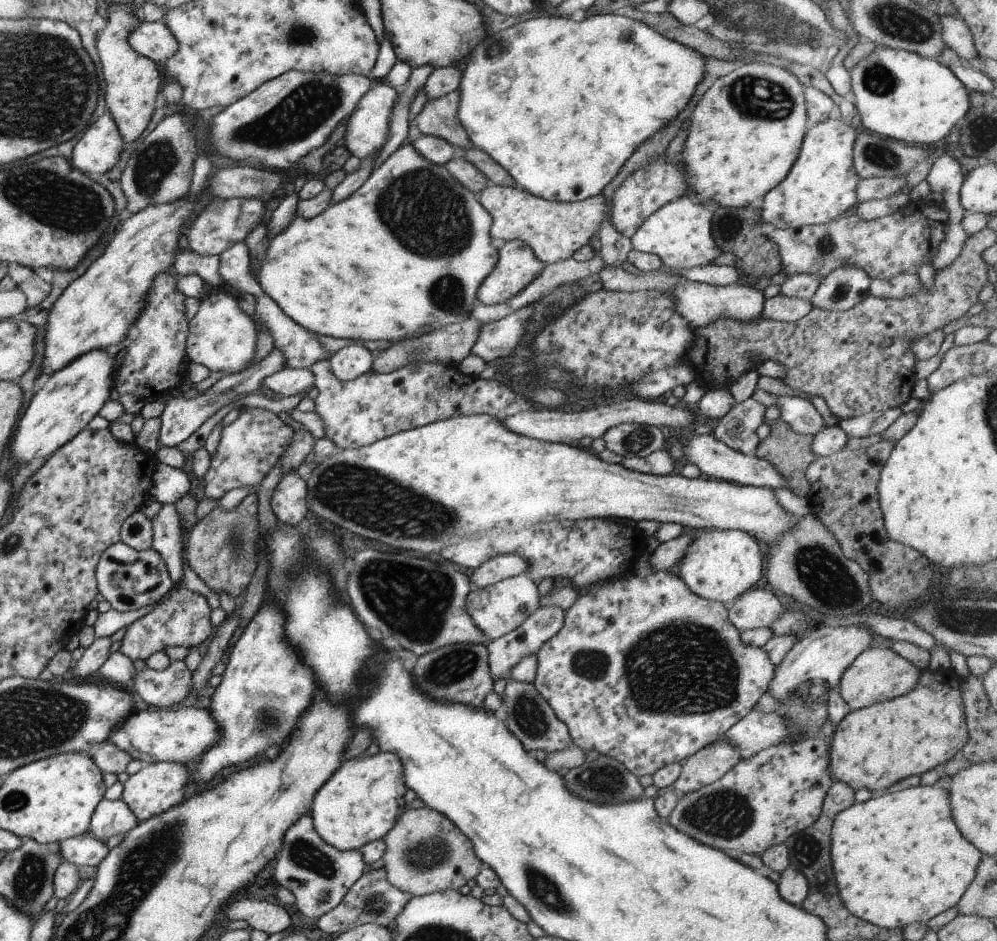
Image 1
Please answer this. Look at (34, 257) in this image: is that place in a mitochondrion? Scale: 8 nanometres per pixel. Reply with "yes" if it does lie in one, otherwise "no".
no

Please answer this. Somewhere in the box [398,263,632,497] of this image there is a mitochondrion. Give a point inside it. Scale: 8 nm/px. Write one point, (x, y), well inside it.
(447, 293)

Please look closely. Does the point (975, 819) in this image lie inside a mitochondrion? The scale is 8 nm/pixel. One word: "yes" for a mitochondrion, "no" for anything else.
no

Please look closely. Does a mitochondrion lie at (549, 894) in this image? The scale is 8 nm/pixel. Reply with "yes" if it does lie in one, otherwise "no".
yes

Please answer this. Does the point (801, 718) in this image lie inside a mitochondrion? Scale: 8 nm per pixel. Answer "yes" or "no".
yes

